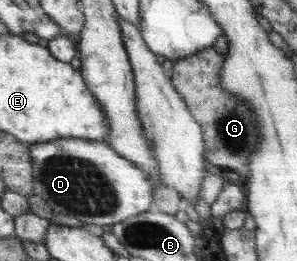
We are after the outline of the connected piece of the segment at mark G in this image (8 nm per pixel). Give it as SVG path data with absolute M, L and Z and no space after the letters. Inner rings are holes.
M210 47L193 56L174 62L173 84L178 93L185 98L190 113L197 118L205 132L205 158L209 163L224 170L231 170L246 178L249 177L249 159L257 148L261 133L249 105L238 97L225 91L221 84L225 54Z

